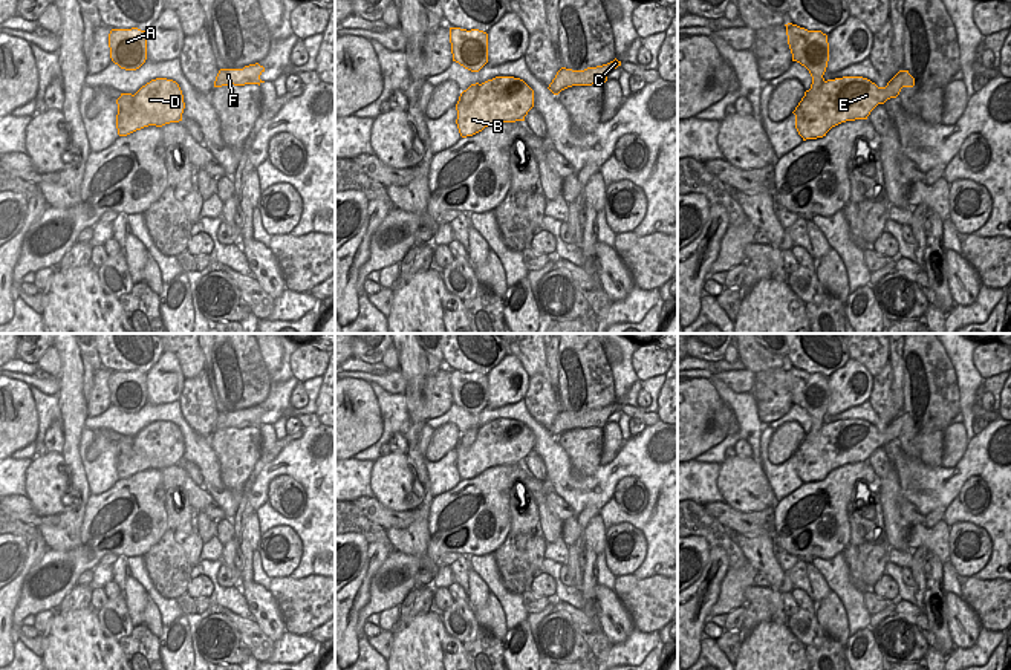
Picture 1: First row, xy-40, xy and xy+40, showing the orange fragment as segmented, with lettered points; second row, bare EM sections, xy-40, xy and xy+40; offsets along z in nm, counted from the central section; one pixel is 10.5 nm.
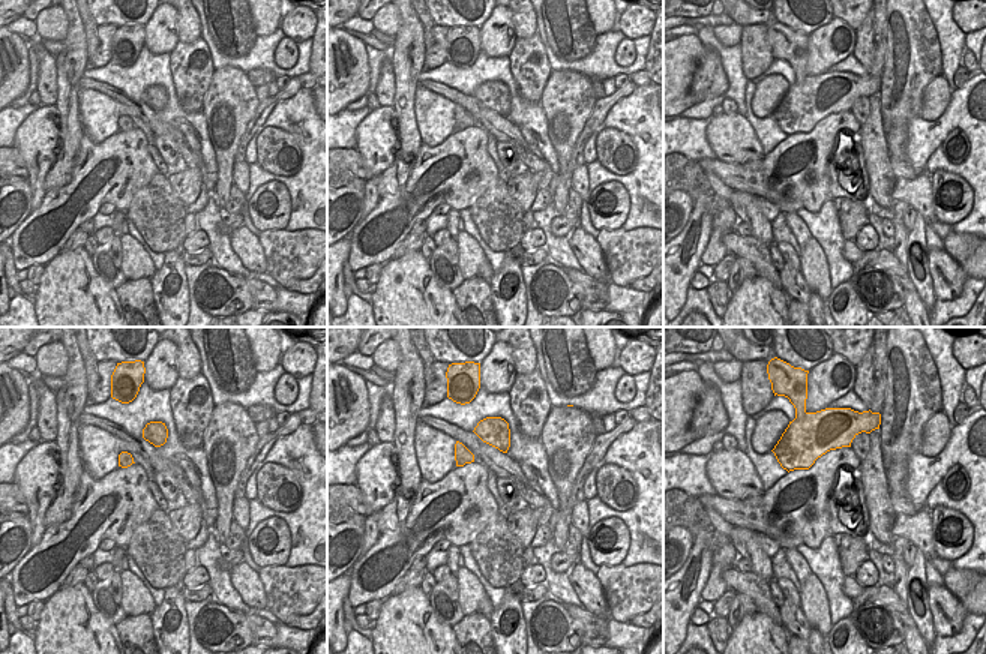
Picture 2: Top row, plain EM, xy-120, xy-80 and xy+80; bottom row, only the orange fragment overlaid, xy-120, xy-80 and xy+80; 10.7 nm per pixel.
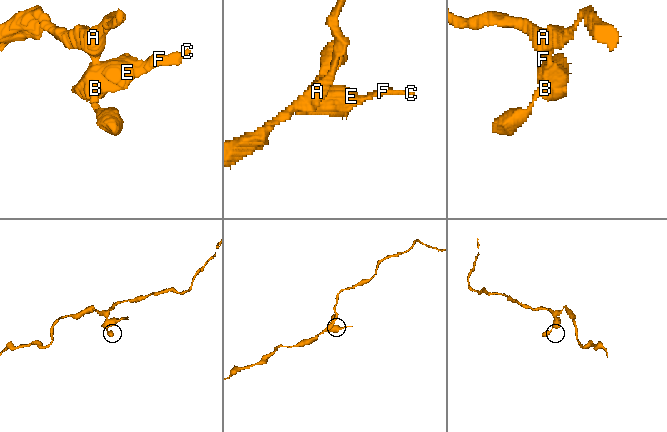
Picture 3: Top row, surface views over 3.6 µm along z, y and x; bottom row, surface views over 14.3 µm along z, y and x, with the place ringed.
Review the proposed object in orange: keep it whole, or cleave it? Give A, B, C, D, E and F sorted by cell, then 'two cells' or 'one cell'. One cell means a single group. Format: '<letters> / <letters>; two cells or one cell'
A / B C D E F; two cells

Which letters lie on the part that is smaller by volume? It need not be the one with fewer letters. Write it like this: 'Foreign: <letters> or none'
Foreign: B, C, D, E, F

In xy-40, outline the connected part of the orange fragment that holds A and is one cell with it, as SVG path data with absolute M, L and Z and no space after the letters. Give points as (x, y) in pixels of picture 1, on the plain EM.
M138 370L112 372L109 390L115 407L125 413L136 413L147 402L147 373Z

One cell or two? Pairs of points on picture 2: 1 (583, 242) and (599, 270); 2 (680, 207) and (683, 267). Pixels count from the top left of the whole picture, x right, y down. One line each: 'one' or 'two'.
1: one
2: two

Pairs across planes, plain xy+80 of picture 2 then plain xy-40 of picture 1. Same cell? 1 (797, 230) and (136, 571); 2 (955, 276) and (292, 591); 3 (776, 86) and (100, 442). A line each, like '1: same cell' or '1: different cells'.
1: different cells
2: different cells
3: same cell

